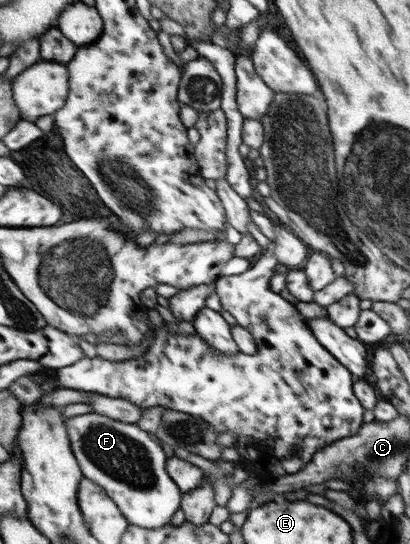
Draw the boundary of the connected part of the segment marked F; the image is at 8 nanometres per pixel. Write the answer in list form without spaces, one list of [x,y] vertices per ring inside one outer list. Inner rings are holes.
[[[86,413],[67,420],[73,452],[80,461],[84,476],[100,484],[119,505],[132,526],[163,528],[177,514],[182,496],[176,480],[169,474],[167,454],[155,436],[137,424],[112,417]]]

